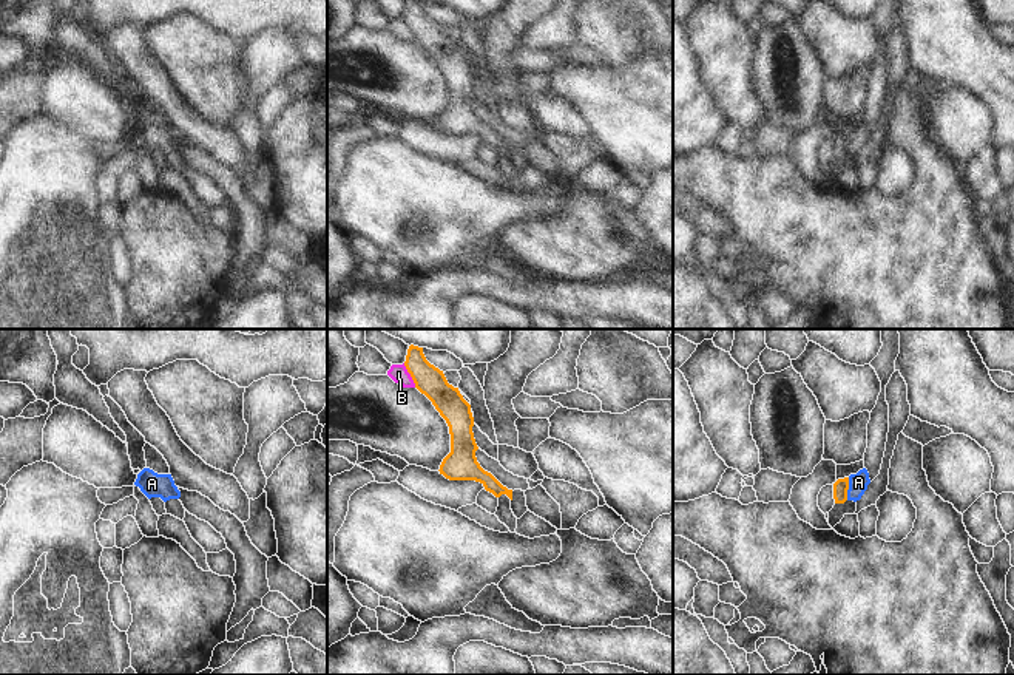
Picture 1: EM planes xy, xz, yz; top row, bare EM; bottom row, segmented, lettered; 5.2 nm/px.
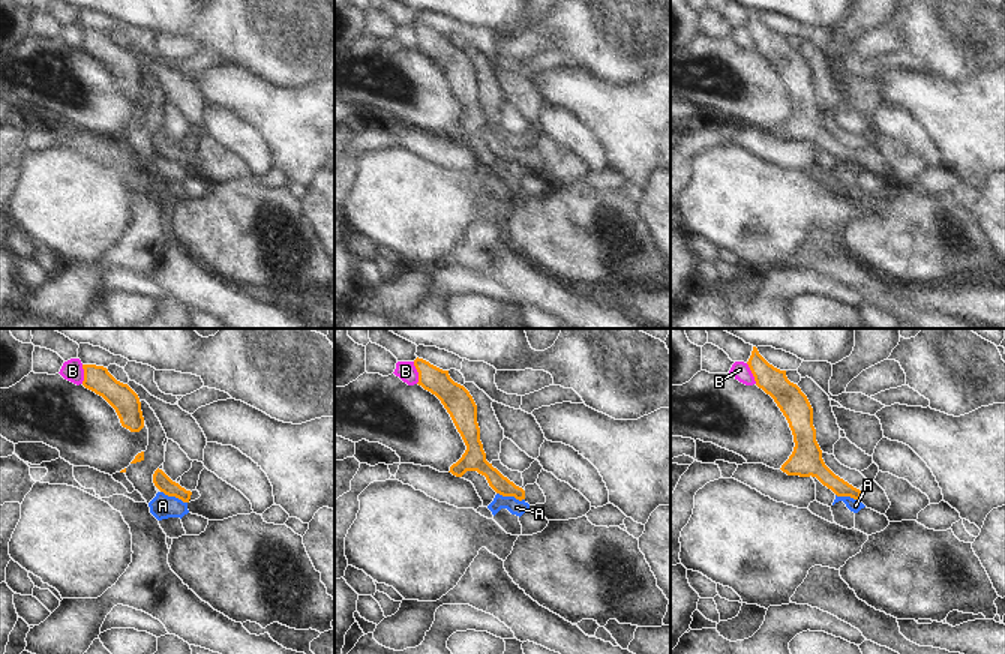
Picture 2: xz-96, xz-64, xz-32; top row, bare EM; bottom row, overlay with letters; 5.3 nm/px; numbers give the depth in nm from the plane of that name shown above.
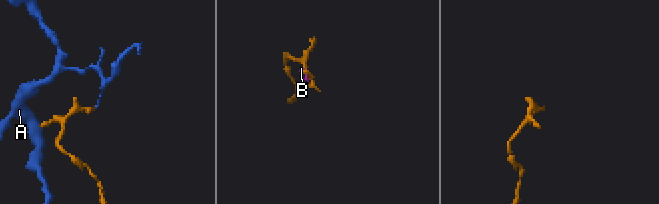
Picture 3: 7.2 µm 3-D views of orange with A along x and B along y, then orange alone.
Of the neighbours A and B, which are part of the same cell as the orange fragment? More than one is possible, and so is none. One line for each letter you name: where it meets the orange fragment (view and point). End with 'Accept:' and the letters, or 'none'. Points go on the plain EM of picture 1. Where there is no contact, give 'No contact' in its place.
Accept: none

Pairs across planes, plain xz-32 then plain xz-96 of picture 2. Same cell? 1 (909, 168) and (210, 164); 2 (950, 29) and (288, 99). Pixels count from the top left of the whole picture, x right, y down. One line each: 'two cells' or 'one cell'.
1: one cell
2: two cells

